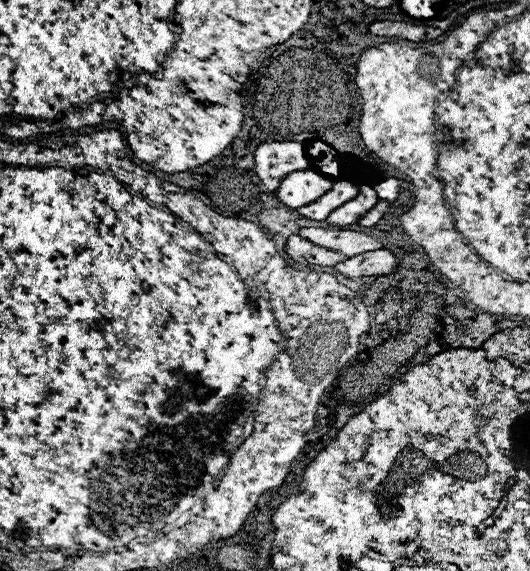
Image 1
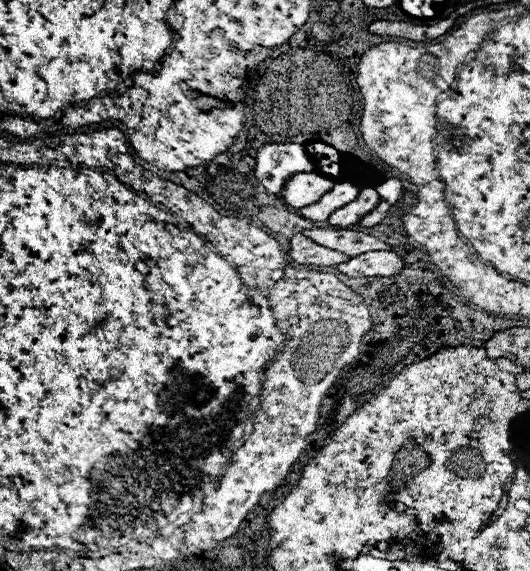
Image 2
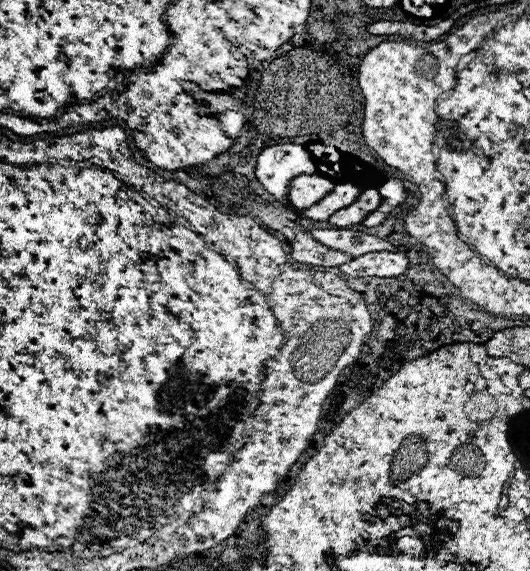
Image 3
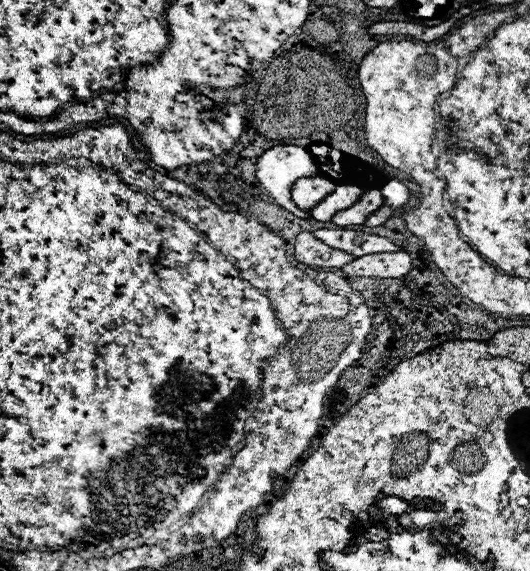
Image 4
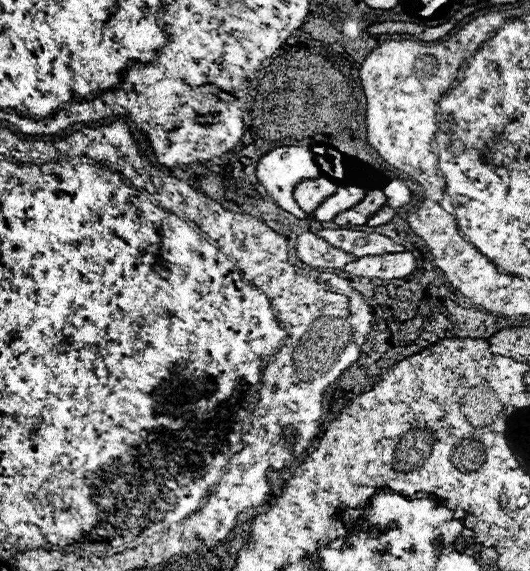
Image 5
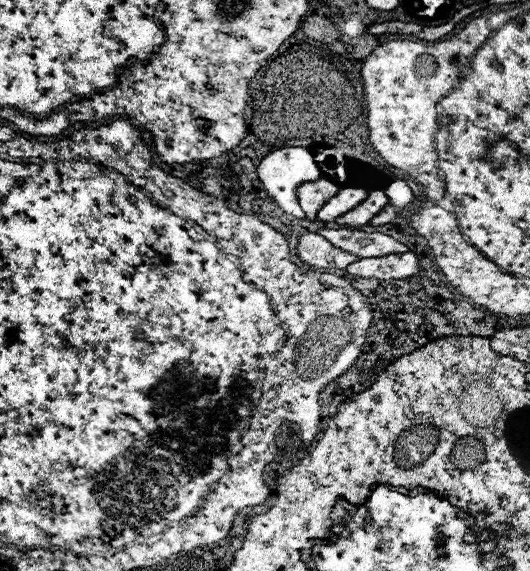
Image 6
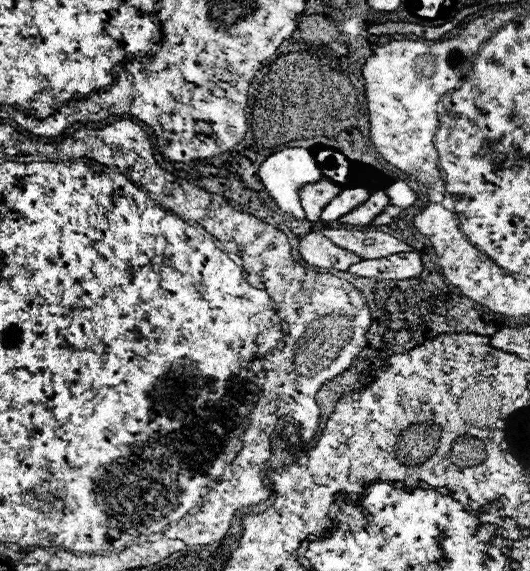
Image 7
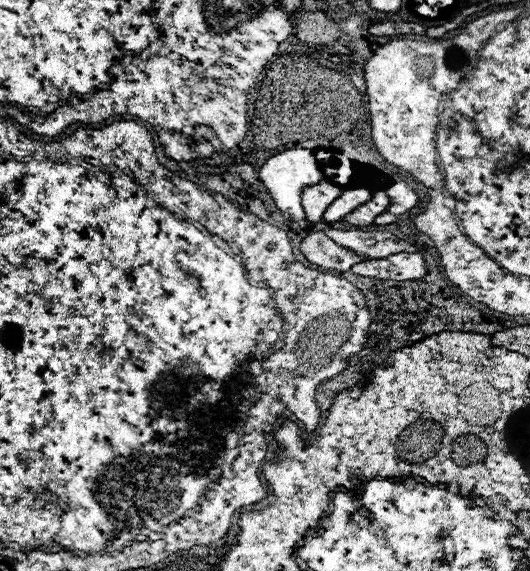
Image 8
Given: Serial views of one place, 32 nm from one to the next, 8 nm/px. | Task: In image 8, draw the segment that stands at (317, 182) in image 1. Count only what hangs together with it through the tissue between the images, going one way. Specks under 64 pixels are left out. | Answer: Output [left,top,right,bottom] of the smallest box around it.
[302,180,342,222]

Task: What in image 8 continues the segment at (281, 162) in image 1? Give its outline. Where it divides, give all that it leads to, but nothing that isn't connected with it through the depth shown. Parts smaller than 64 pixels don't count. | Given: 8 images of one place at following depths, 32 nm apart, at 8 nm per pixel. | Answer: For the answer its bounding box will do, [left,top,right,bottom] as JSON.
[260,148,324,220]

